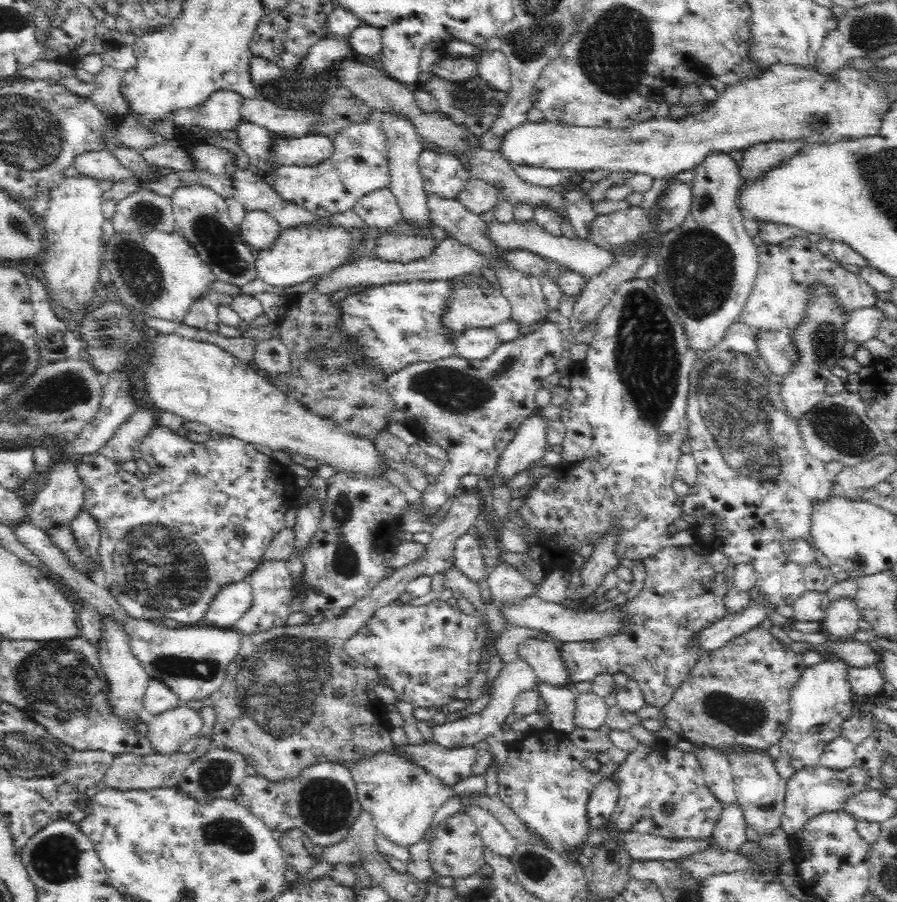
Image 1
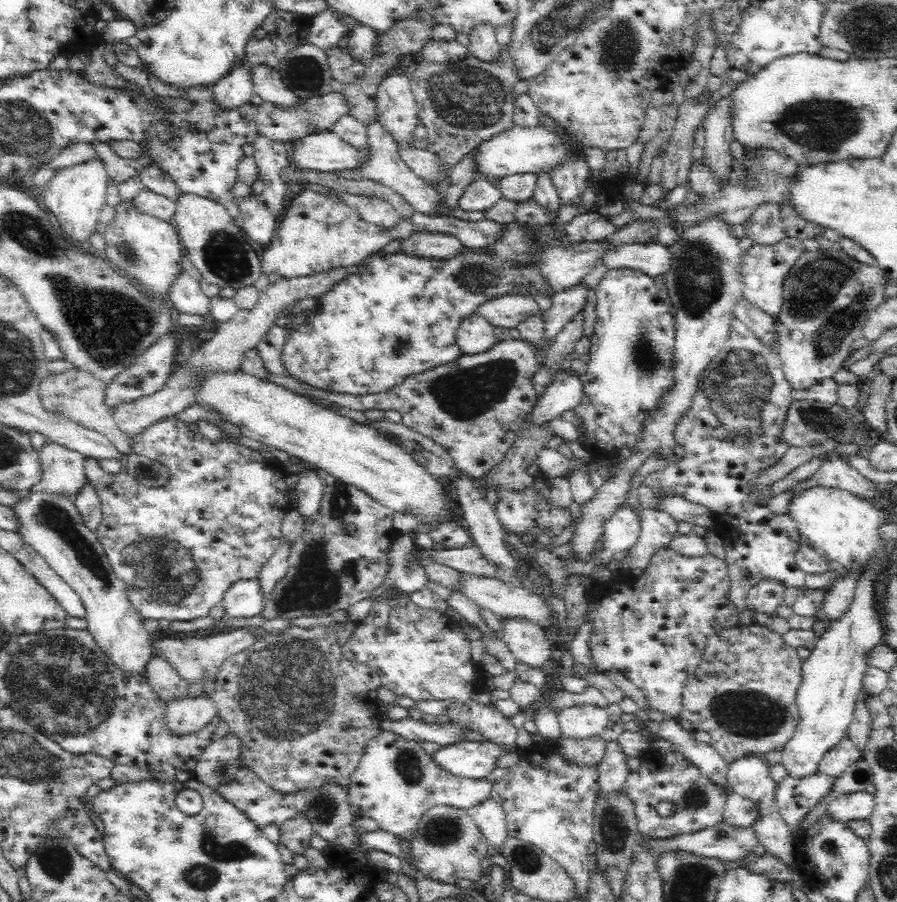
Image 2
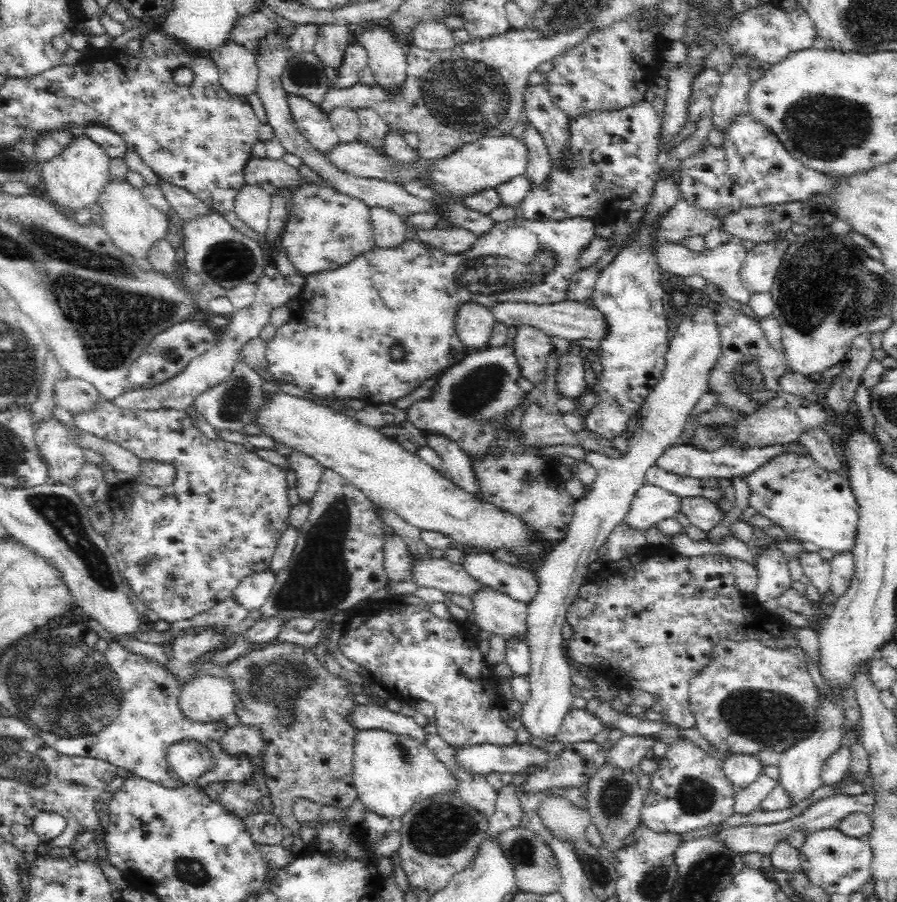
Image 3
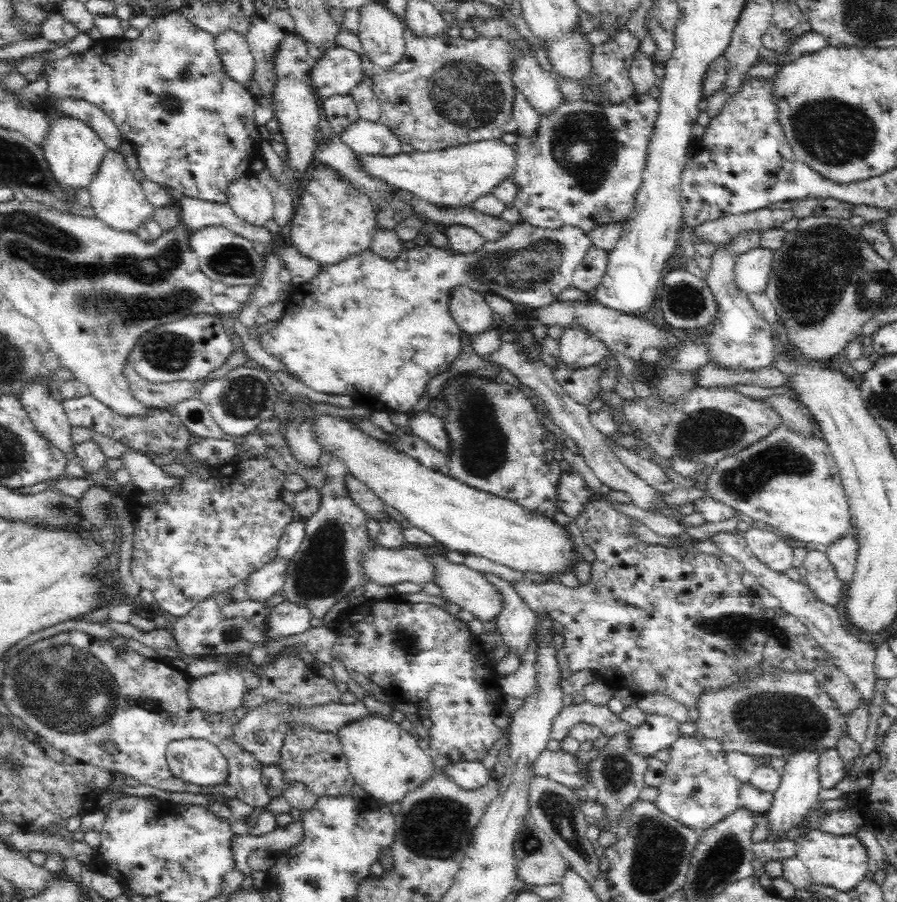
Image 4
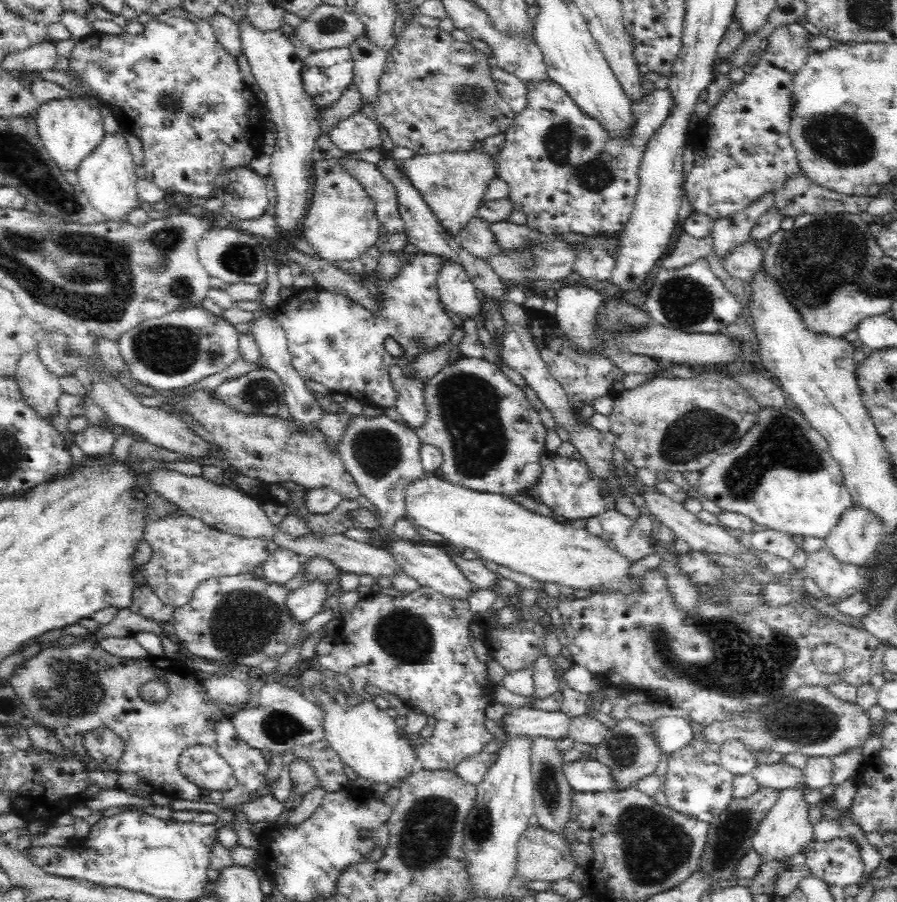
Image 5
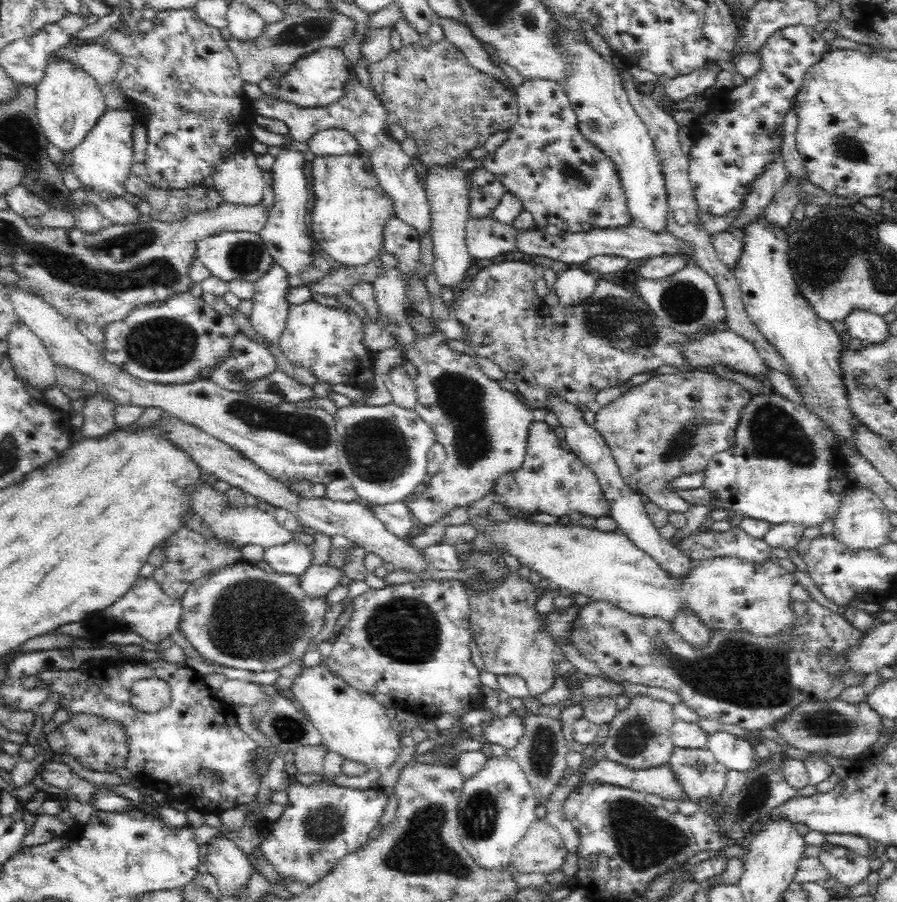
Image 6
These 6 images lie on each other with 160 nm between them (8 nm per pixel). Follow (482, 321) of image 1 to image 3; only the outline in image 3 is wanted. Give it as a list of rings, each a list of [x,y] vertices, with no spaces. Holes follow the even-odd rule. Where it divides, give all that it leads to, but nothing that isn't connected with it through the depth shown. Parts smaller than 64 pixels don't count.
[[[564,300],[552,305],[506,301],[498,303],[490,309],[494,315],[495,322],[504,324],[507,327],[530,325],[535,326],[548,334],[548,336],[558,336],[566,338],[568,341],[577,341],[581,338],[603,339],[606,334],[606,325],[602,313],[596,308],[590,308],[583,302],[572,302]]]

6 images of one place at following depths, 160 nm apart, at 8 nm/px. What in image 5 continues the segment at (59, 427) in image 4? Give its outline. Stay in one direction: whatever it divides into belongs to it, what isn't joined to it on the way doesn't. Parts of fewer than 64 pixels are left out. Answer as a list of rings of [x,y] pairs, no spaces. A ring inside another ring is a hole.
[[[37,352],[22,356],[14,379],[24,398],[24,403],[34,410],[42,421],[51,424],[54,418],[61,415],[58,402],[63,391],[59,384],[59,377],[46,370]]]

